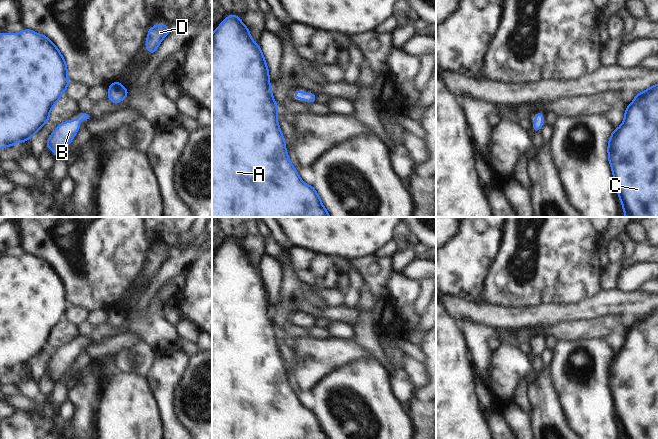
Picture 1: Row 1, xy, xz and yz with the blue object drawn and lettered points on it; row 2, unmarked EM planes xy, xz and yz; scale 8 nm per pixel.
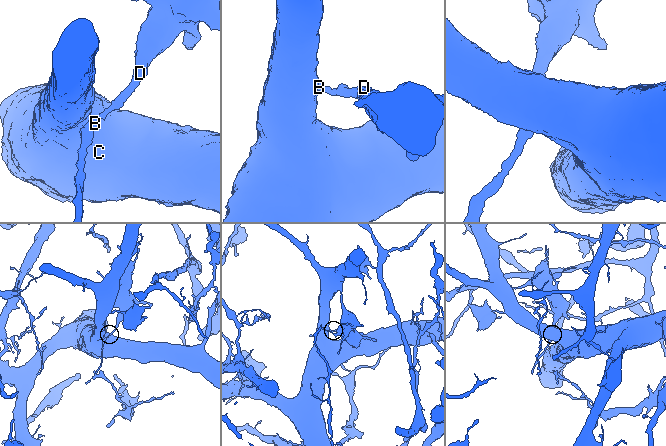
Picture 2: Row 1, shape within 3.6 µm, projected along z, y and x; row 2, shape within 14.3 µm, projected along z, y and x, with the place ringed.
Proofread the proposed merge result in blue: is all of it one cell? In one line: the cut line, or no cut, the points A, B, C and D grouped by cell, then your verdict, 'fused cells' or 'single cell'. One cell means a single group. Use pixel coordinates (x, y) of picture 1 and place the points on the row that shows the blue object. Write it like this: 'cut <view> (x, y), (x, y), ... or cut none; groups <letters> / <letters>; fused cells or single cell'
cut none; groups A B C D; single cell

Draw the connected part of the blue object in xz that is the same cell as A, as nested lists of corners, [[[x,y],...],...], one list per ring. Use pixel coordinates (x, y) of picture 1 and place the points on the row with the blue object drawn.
[[[230,14],[212,33],[212,217],[331,217],[316,189],[301,179],[291,163],[277,115],[278,104],[274,100],[269,68],[260,44],[253,40],[243,21],[236,14]]]

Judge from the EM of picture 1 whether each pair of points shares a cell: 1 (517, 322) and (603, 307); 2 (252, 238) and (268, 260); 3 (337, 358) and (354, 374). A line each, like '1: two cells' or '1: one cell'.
1: one cell
2: two cells
3: two cells

